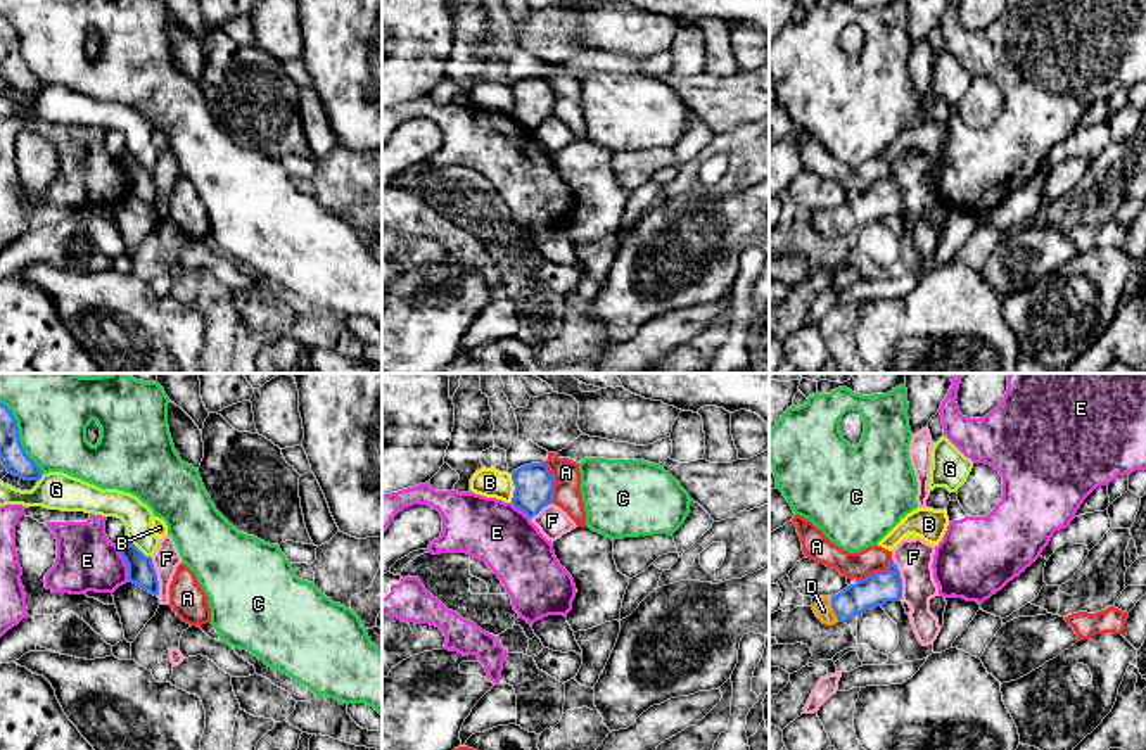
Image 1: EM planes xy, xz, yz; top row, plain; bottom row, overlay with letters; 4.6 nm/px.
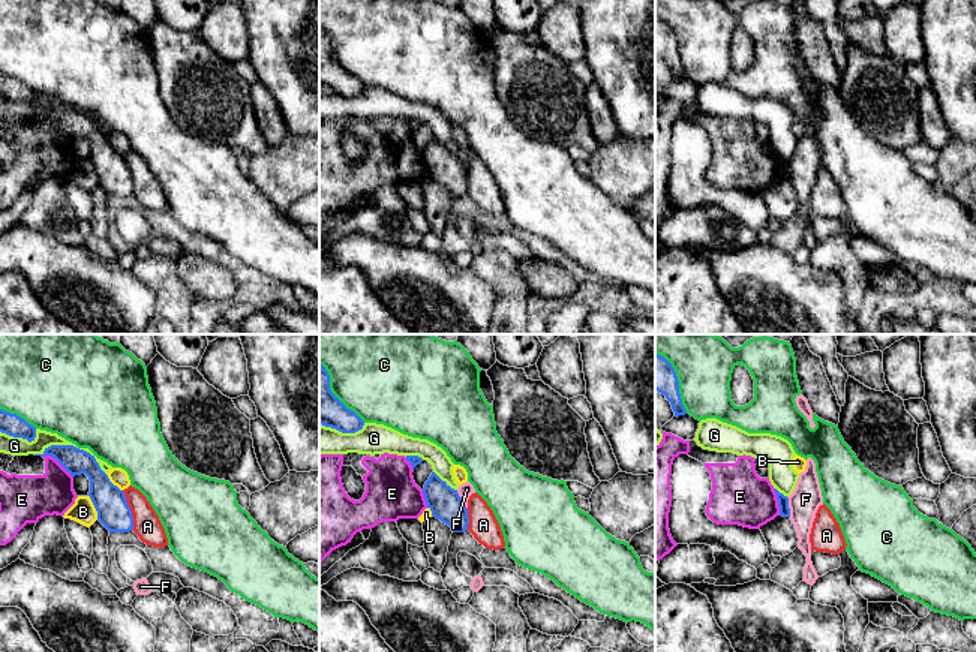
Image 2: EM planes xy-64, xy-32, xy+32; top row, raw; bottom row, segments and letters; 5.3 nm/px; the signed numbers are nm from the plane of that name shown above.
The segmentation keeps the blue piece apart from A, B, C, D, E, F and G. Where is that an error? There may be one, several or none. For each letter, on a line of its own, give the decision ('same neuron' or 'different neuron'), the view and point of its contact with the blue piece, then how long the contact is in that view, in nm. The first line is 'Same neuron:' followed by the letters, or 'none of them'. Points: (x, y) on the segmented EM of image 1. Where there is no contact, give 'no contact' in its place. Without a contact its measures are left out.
Same neuron: D
A: different neuron; contact xz (553, 483); length 200 nm
B: different neuron; contact xz (515, 488); length 140 nm
C: different neuron; contact xy (18, 438); length 400 nm
D: same neuron; contact yz (834, 610); length 120 nm
E: different neuron; contact xy (125, 560); length 180 nm
F: different neuron; contact yz (901, 579); length 200 nm
G: different neuron; contact xy (137, 548); length 150 nm

